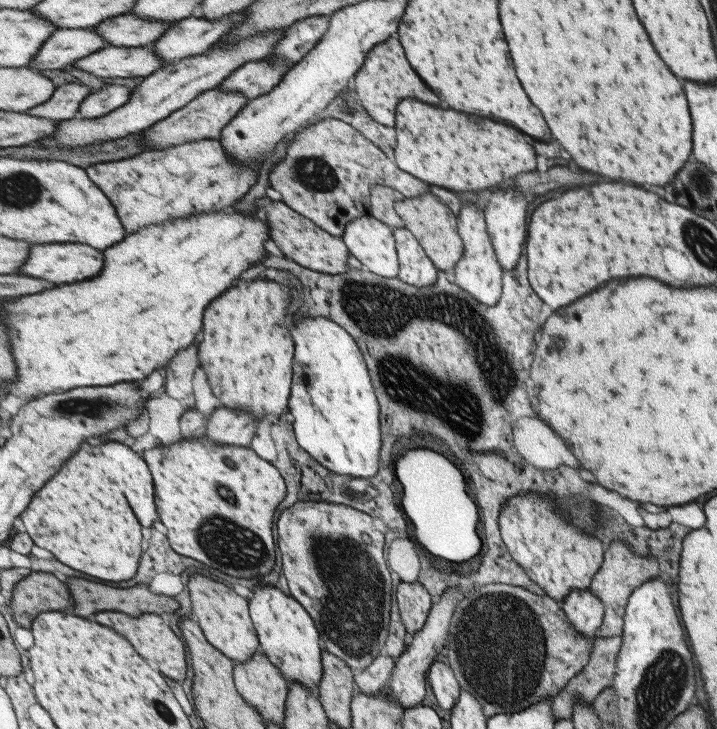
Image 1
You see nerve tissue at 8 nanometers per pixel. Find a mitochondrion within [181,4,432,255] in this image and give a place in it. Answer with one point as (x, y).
(315, 175)

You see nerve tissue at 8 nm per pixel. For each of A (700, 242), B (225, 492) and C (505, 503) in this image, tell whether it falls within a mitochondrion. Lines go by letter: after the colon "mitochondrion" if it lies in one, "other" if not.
A: mitochondrion
B: mitochondrion
C: other

